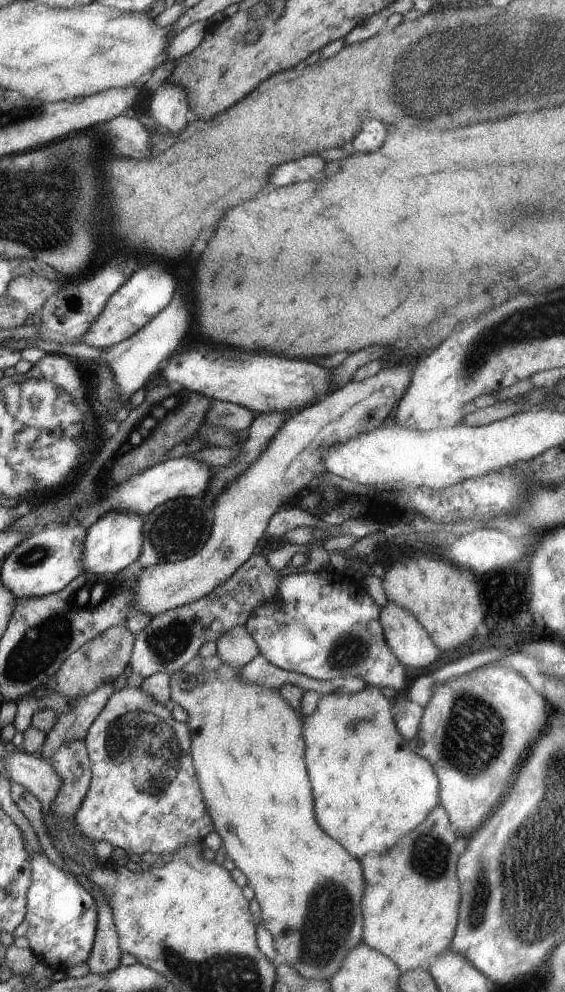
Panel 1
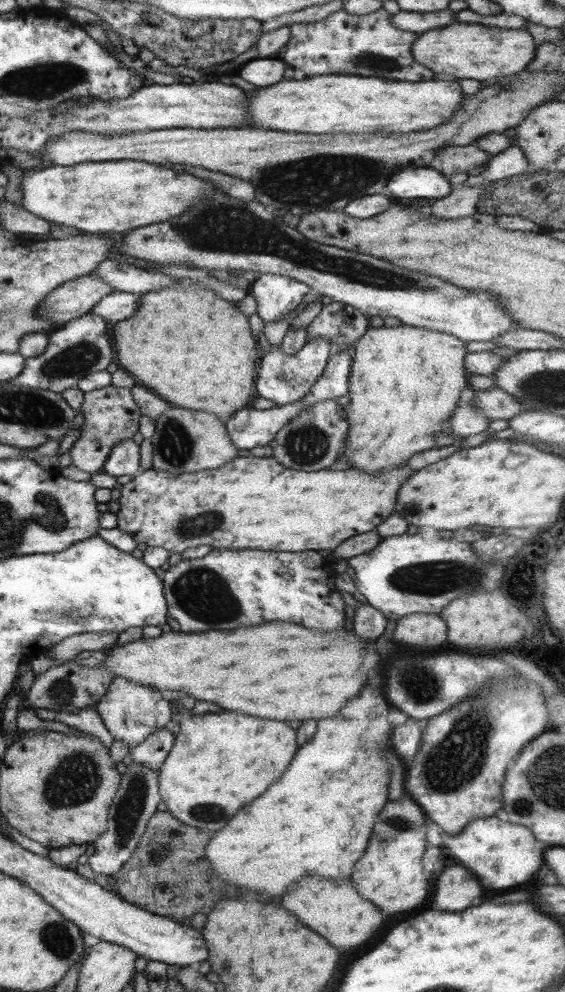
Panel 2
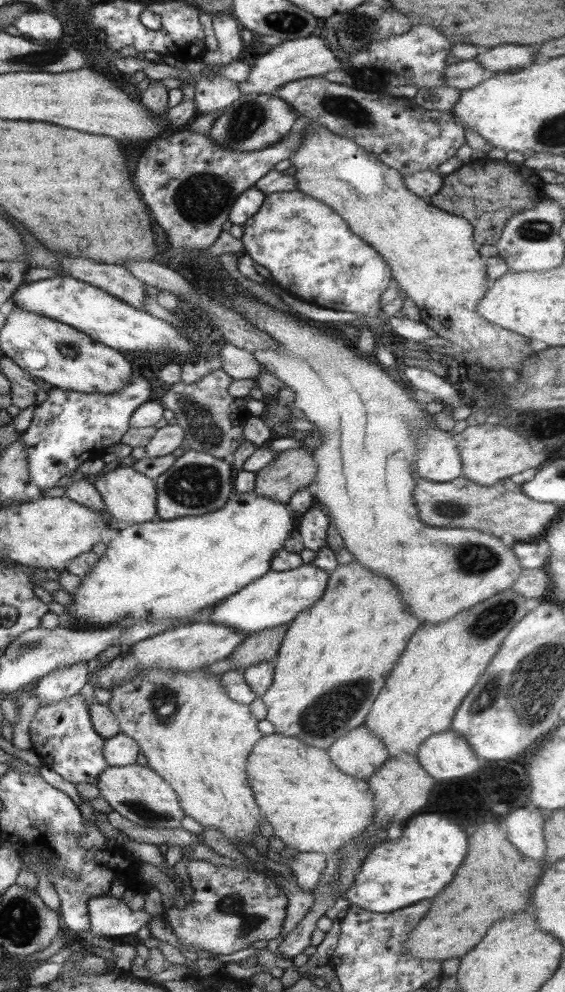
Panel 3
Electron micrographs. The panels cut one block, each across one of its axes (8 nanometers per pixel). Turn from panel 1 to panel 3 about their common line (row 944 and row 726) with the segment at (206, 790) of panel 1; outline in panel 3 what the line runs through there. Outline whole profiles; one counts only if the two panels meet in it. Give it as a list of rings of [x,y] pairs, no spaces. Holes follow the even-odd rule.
[[[354,561],[350,562],[350,564],[344,564],[344,566],[339,565],[333,572],[329,573],[327,581],[328,586],[325,589],[324,596],[316,604],[303,610],[289,623],[289,630],[285,633],[282,644],[280,644],[279,651],[277,652],[277,658],[274,660],[275,670],[272,684],[261,696],[268,710],[266,720],[269,720],[275,726],[276,733],[293,737],[298,736],[300,740],[304,740],[306,744],[316,746],[316,748],[328,748],[330,744],[336,742],[338,738],[344,736],[349,730],[365,724],[366,714],[370,712],[372,702],[376,700],[378,692],[382,690],[382,686],[386,682],[386,676],[392,672],[392,668],[398,662],[400,654],[404,652],[410,636],[420,626],[420,620],[416,620],[416,616],[412,616],[408,612],[408,606],[402,602],[398,588],[384,575],[373,573],[368,568],[364,568],[360,562]]]

